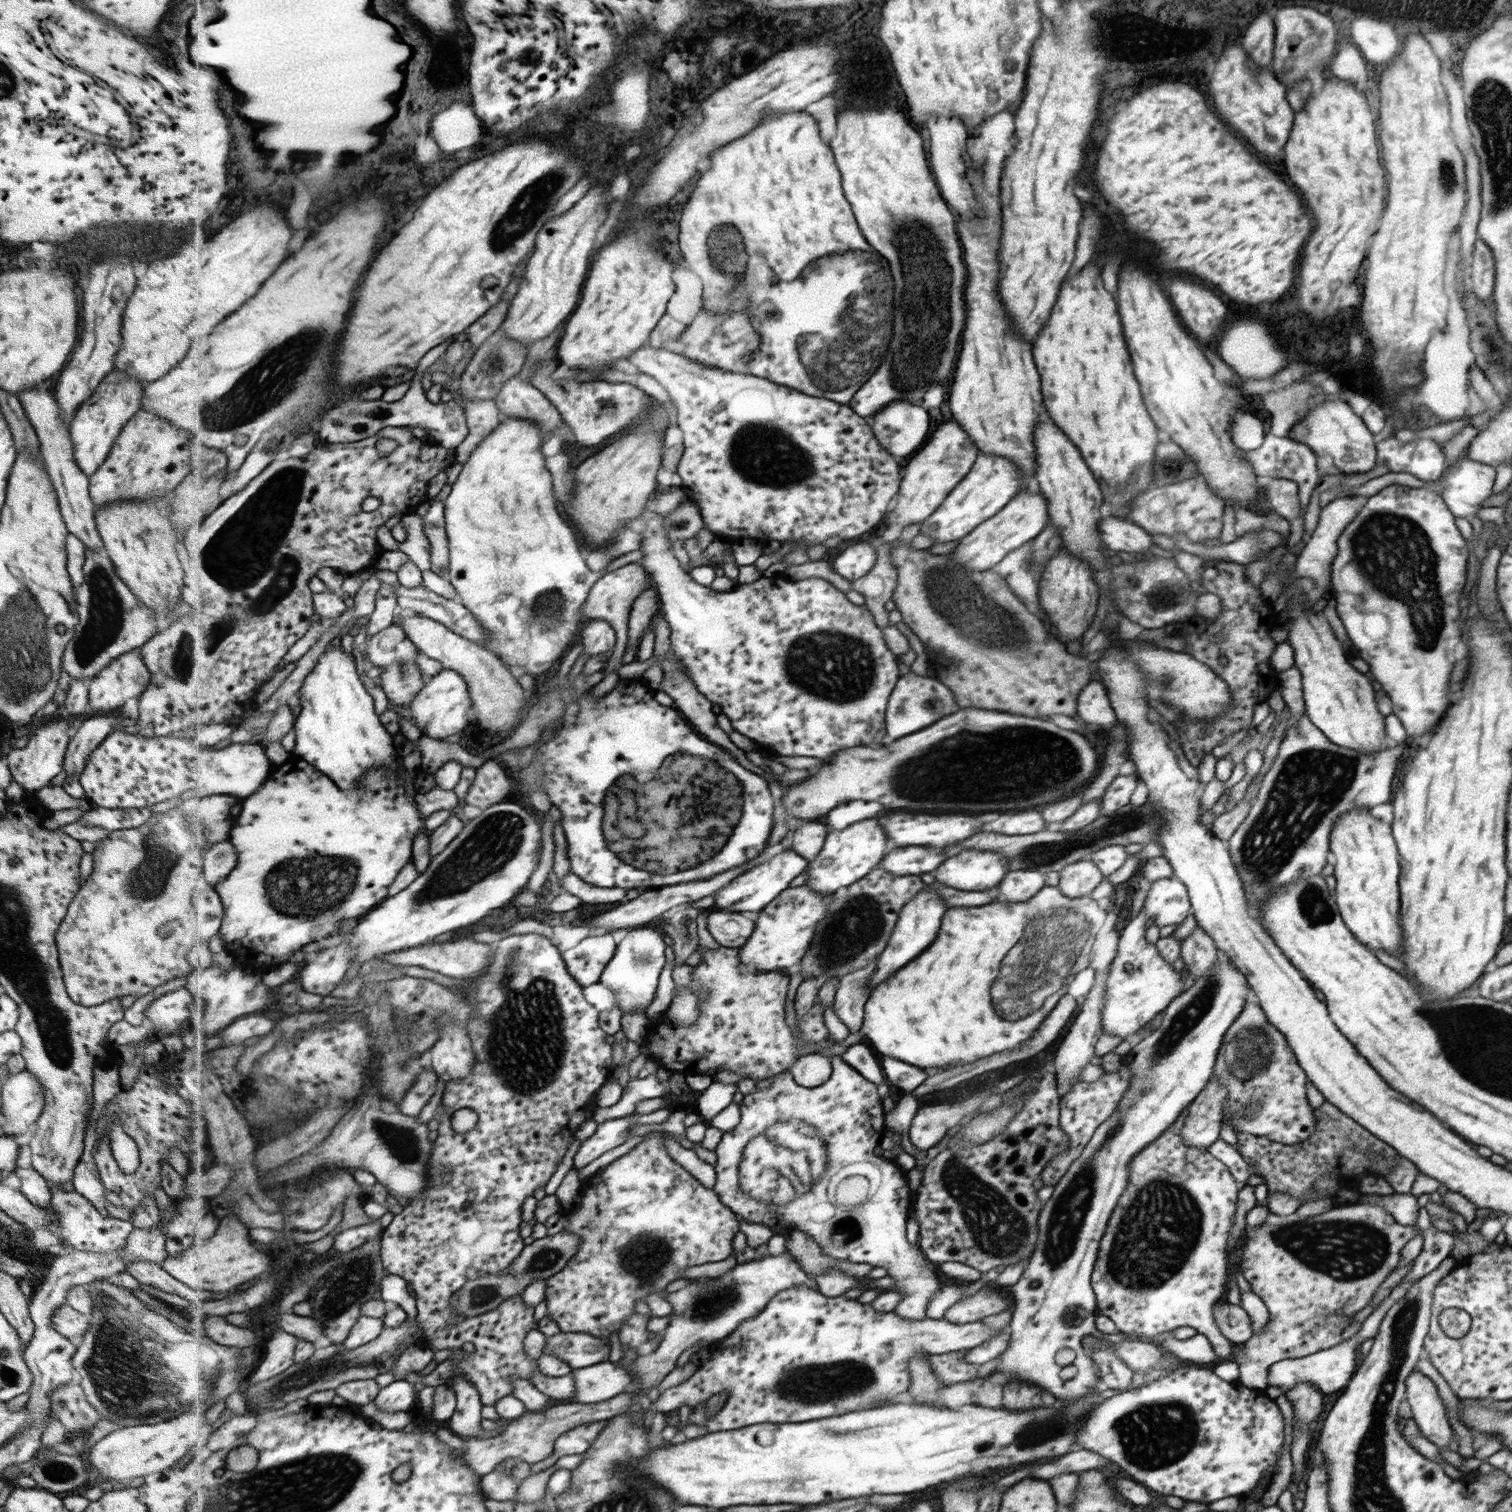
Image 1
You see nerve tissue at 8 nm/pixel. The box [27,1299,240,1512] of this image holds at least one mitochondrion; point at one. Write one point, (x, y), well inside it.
(58, 1472)

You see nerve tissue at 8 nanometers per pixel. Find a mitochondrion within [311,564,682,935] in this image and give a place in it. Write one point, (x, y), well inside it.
(494, 842)

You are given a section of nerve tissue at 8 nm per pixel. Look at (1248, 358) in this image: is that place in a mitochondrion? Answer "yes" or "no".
yes

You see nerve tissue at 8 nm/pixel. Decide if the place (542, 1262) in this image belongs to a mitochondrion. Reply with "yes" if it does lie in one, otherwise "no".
yes

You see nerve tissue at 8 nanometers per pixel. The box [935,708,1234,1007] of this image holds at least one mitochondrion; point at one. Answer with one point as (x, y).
(1041, 854)

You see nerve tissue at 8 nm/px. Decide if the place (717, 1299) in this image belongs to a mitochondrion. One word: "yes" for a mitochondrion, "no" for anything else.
yes

